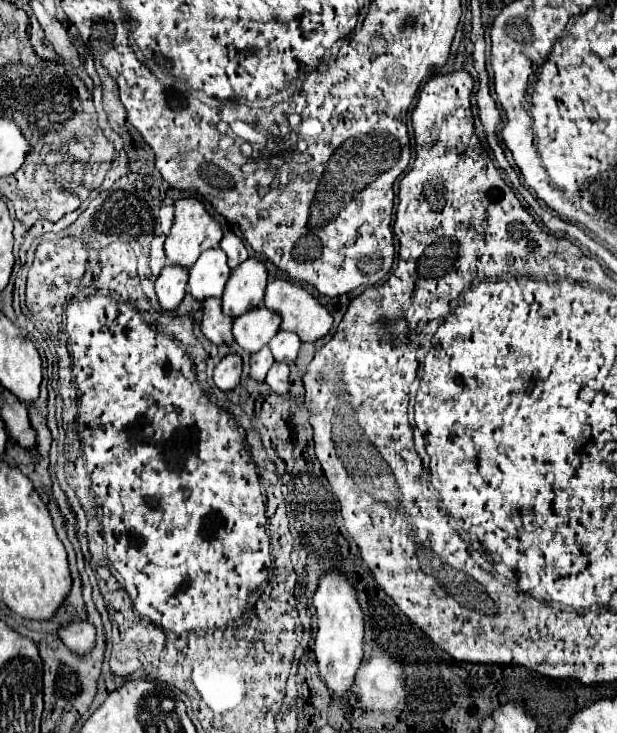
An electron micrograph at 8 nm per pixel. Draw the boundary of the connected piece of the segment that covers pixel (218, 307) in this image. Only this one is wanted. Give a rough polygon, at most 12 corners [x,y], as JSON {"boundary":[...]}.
{"boundary":[[204,301],[200,329],[216,347],[234,343],[232,319],[222,301]]}

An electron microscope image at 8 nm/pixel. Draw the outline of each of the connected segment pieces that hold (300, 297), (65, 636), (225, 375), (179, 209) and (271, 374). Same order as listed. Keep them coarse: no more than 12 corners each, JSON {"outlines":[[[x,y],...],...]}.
{"outlines":[[[274,279],[264,305],[304,343],[322,339],[332,315],[304,287]],[[90,621],[60,631],[62,643],[76,655],[88,655],[96,645]],[[226,355],[214,369],[220,391],[232,391],[242,377],[242,357]],[[200,199],[174,203],[164,245],[172,265],[190,269],[220,247],[220,223]],[[274,363],[266,383],[278,395],[290,393],[290,369]]]}

